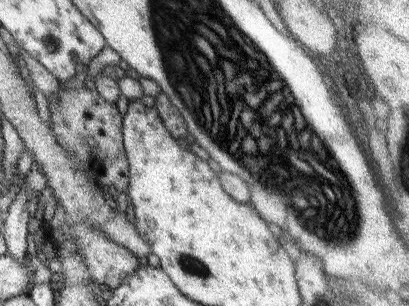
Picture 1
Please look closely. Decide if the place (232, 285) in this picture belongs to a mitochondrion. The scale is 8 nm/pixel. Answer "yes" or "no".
no

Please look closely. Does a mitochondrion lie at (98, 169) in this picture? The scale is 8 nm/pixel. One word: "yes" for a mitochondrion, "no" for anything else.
no

